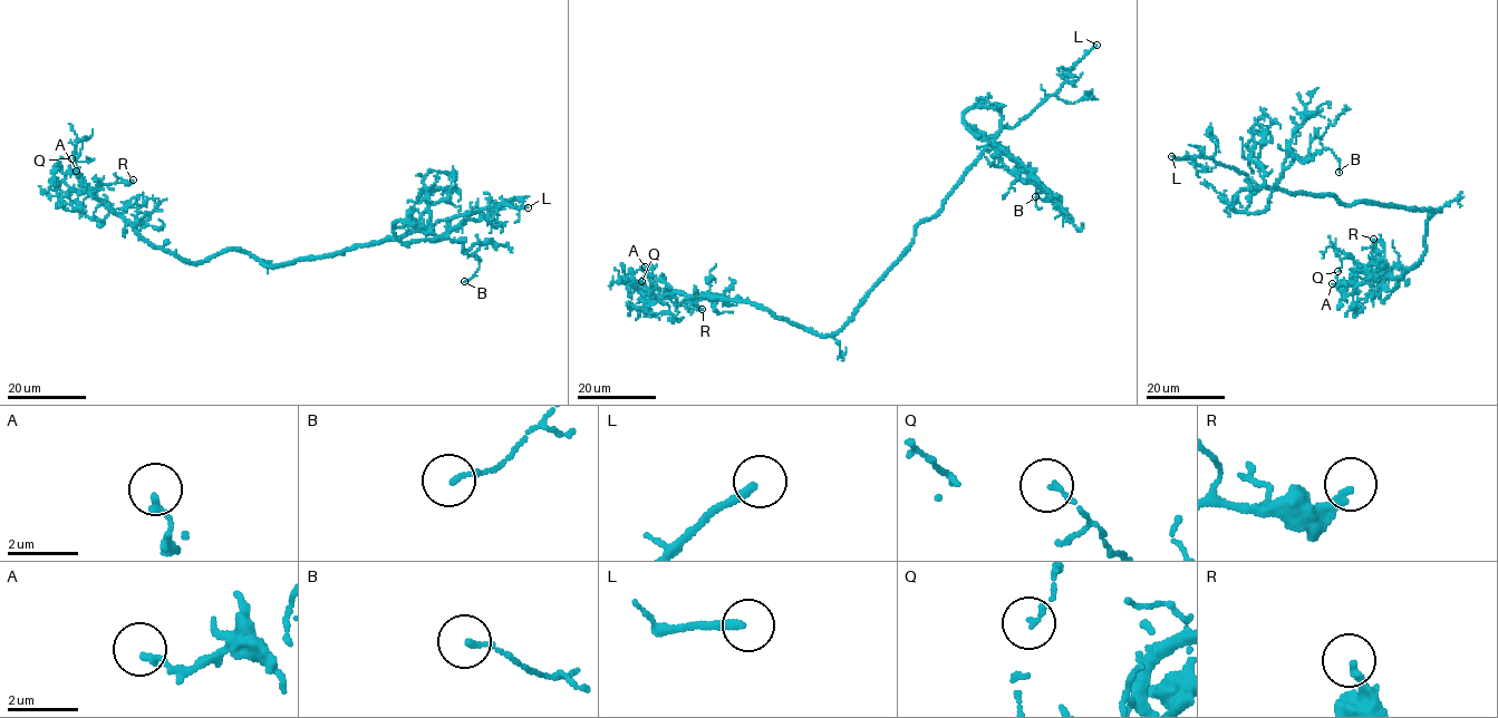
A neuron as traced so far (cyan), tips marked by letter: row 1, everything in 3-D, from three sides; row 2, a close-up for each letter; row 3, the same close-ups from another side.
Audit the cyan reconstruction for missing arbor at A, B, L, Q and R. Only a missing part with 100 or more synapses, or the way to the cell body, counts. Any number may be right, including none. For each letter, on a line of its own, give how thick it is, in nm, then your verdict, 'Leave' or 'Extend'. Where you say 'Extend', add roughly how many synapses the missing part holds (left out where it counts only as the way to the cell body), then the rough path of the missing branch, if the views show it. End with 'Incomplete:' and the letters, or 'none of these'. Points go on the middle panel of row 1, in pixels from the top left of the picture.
A: Thickness 170 nm. Leave
B: Thickness 140 nm. Leave
L: Thickness 240 nm. Extend. Course of what is missing: (1097, 45), (1121, 26), (1120, 18), (1129, 12), (1123, 11)
Q: Thickness 130 nm. Leave
R: Thickness 200 nm. Leave
Incomplete: L

